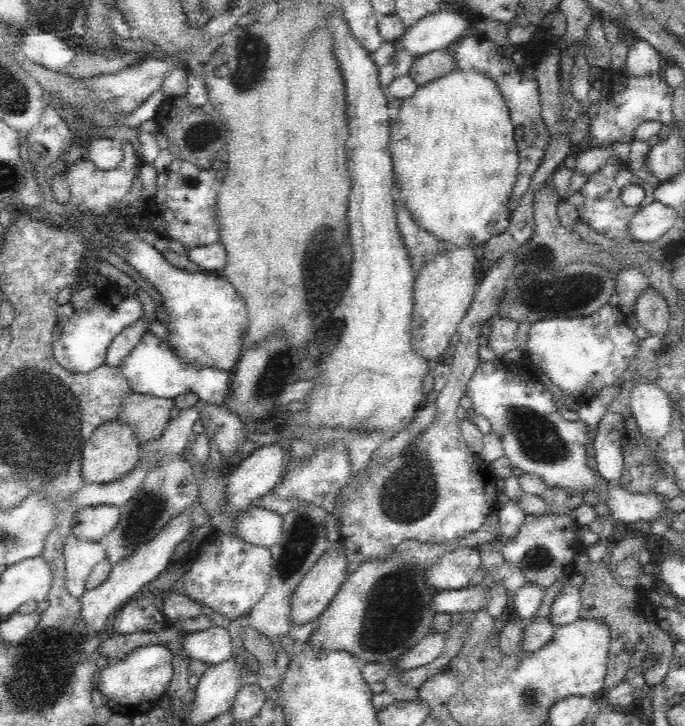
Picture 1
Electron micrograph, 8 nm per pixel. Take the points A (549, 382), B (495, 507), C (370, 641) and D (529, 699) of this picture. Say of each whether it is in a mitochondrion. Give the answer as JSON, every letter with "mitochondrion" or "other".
{"A":"other","B":"other","C":"mitochondrion","D":"mitochondrion"}

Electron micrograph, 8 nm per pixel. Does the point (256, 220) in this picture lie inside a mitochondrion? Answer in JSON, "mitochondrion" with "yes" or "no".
{"mitochondrion":"no"}

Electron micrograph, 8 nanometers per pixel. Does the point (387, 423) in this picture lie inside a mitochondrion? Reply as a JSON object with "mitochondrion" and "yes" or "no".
{"mitochondrion":"no"}

